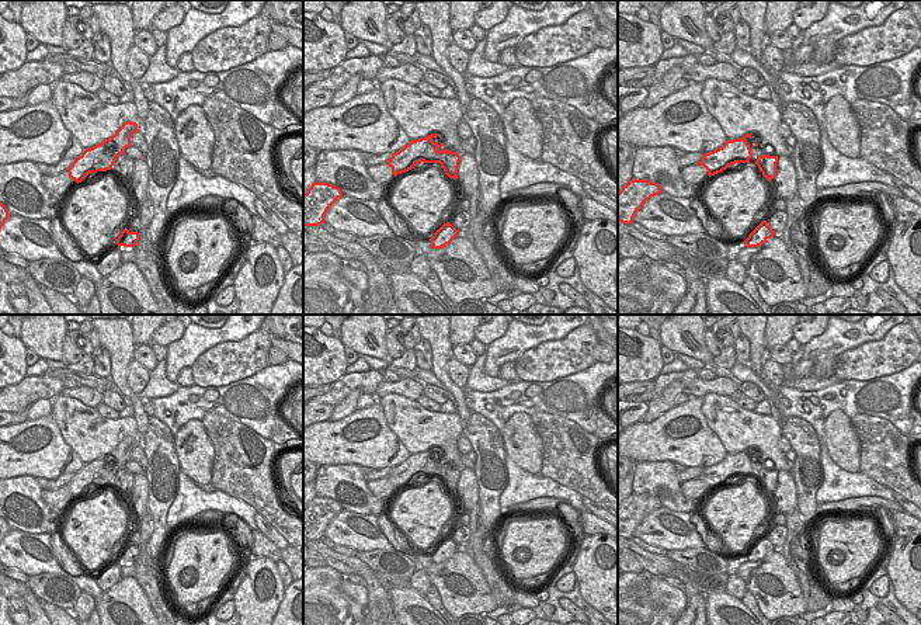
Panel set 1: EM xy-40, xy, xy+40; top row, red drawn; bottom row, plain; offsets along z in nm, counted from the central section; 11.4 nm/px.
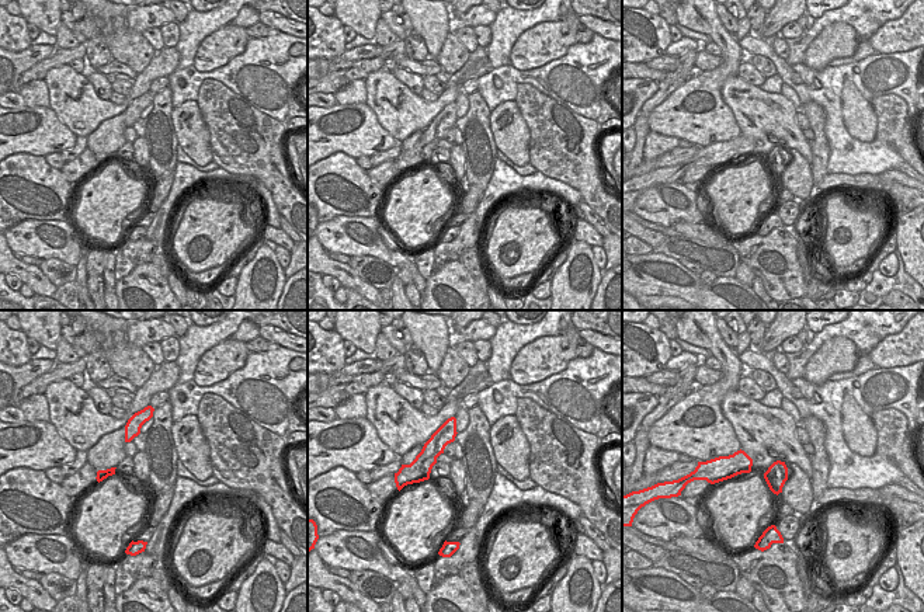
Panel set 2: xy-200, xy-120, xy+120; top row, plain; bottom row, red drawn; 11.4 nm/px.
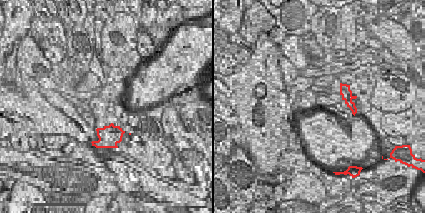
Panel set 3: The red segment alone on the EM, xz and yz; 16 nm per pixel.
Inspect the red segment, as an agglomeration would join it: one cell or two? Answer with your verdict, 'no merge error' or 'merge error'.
merge error

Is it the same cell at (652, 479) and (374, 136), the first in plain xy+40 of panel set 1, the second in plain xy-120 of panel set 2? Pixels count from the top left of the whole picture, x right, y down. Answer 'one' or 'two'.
two

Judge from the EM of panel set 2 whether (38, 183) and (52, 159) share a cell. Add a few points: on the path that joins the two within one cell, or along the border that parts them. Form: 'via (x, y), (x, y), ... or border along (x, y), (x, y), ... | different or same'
border along (44, 157), (59, 170) | different

